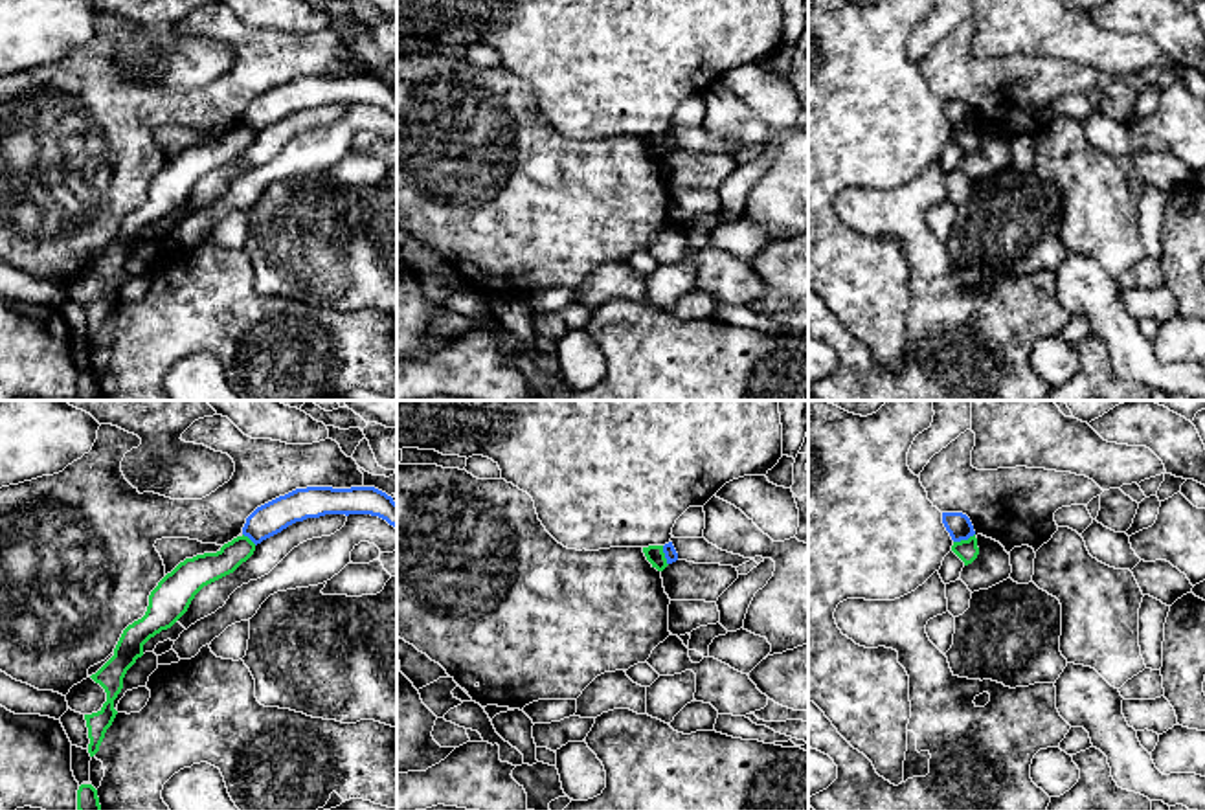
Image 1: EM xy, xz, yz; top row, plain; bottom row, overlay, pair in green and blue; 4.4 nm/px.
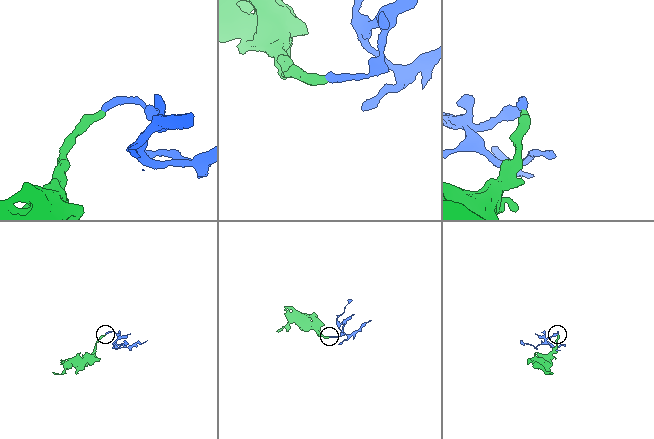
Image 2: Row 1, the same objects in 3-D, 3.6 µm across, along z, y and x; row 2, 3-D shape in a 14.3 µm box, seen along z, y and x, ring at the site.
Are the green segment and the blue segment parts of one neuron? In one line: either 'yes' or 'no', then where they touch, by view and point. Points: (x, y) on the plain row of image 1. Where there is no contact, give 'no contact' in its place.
no | yz (963, 129)

